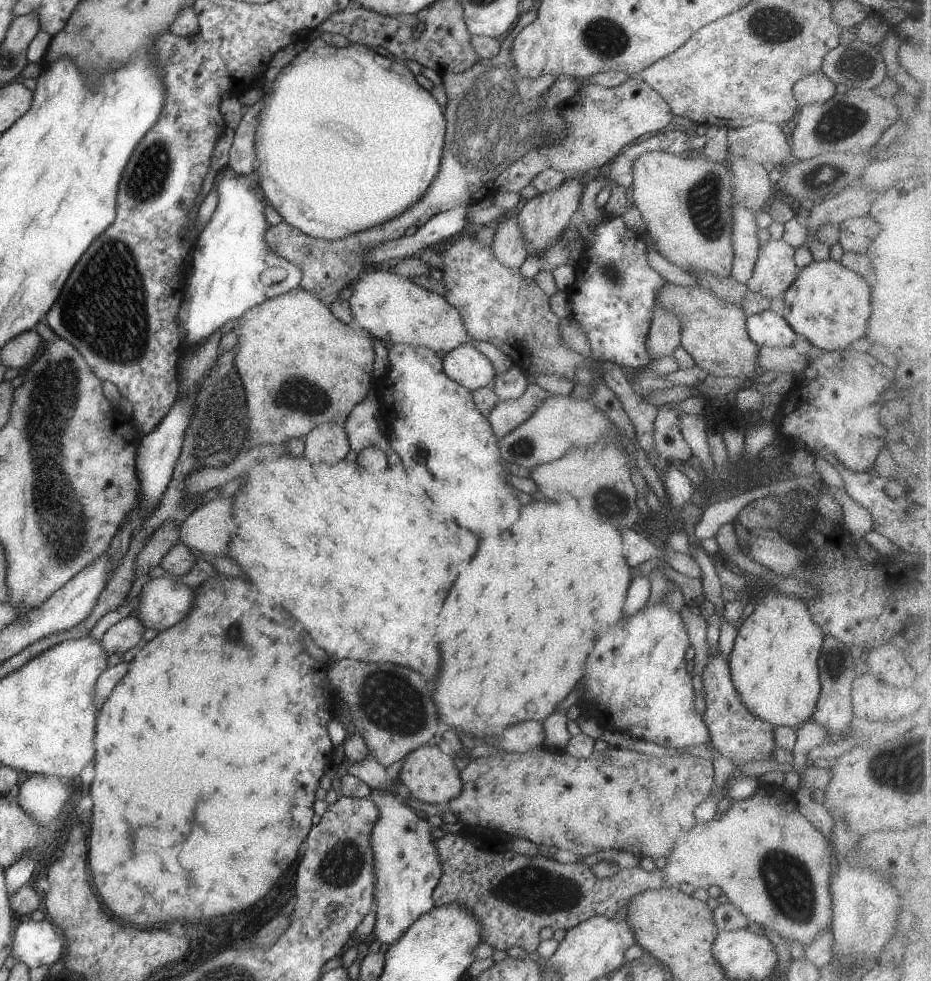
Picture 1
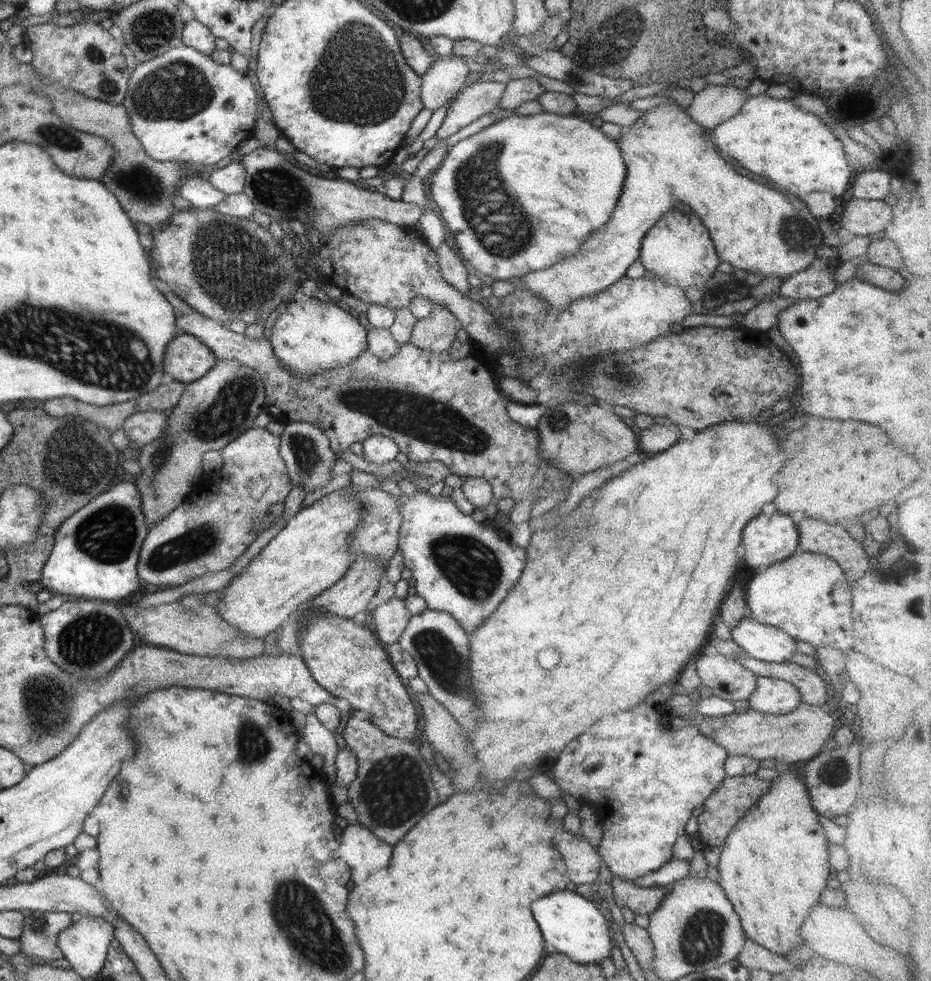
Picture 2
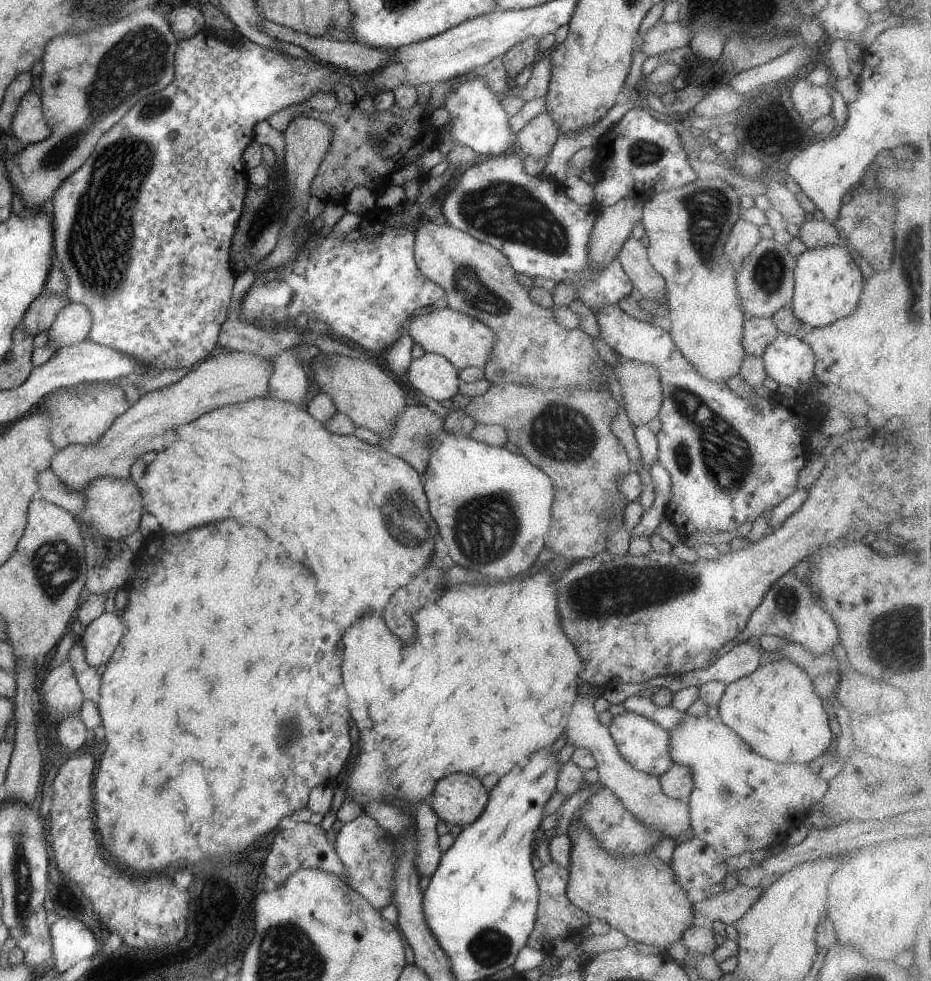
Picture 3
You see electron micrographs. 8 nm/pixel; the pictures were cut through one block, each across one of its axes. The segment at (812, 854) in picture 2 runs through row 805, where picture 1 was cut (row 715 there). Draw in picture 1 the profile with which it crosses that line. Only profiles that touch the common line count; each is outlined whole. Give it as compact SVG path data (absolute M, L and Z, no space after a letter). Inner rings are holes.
M765 594L743 620L728 654L728 669L739 702L755 718L774 727L797 729L815 712L820 682L817 656L823 632L813 624L805 605L793 596Z

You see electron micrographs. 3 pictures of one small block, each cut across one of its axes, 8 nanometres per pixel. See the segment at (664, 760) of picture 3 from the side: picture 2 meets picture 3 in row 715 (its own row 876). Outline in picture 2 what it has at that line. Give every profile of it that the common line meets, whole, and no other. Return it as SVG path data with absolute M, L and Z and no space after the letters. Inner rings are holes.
M643 701L623 714L601 716L595 724L589 724L581 736L571 740L553 764L553 782L561 792L588 803L602 825L602 837L598 854L611 871L612 876L635 882L637 877L657 870L672 859L673 844L677 836L684 834L685 823L693 808L703 801L726 777L725 749L705 738L691 724L671 730L657 706L645 706Z

